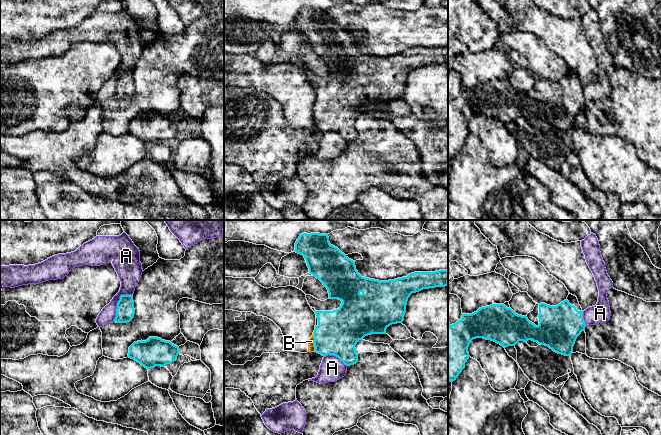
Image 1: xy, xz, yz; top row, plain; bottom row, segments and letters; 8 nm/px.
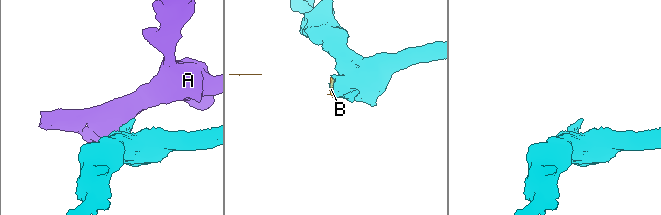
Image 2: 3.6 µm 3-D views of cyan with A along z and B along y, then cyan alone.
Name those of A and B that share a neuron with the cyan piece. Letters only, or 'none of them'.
none of them

